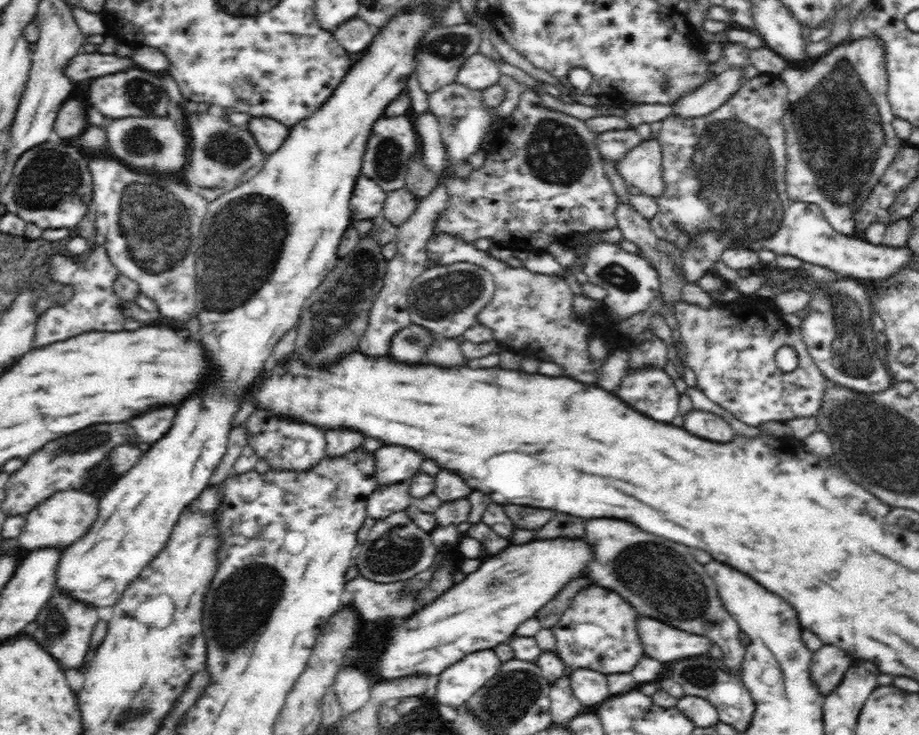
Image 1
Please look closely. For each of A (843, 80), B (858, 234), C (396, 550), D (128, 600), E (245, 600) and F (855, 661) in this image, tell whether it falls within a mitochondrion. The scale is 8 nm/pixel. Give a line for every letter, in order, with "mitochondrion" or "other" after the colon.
A: mitochondrion
B: other
C: mitochondrion
D: other
E: mitochondrion
F: other

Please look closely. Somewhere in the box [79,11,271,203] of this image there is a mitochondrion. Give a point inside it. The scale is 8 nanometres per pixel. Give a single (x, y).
(224, 150)

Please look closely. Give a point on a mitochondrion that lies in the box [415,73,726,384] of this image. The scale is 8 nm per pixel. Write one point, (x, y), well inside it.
(555, 151)

